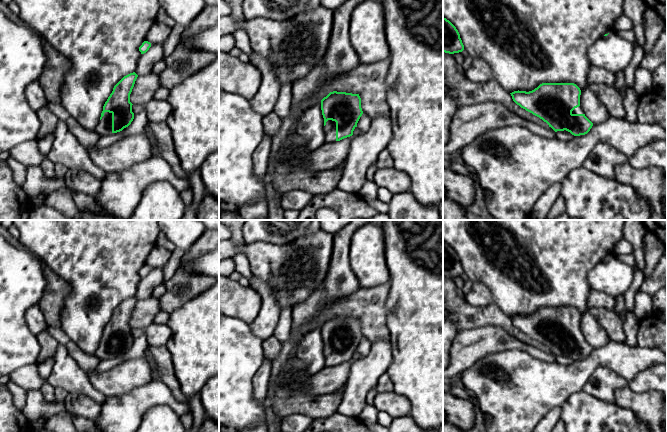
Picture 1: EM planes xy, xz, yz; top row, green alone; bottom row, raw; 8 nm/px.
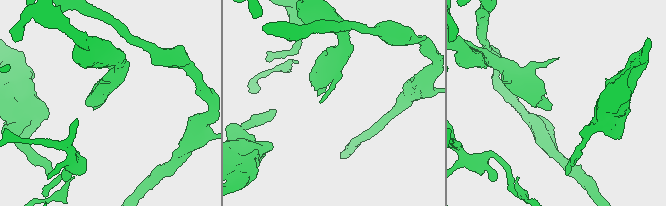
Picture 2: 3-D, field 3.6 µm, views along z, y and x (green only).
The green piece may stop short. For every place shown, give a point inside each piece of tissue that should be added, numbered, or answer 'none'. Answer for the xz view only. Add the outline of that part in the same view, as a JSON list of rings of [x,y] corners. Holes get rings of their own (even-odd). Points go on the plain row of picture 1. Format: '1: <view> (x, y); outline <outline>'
1: xz (330, 352); outline [[[328,344],[324,350],[326,367],[336,366],[336,346]]]

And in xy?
1: xy (104, 351); outline [[[105,336],[95,355],[102,361],[112,357],[112,337]]]

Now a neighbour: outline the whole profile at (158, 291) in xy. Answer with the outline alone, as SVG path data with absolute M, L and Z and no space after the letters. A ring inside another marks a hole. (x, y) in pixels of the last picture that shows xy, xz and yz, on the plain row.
M161 283L160 285L156 286L153 289L151 296L159 299L165 292L166 292L165 283Z

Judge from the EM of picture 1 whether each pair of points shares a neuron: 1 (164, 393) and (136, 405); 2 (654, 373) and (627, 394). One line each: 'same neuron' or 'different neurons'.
1: same neuron
2: different neurons

